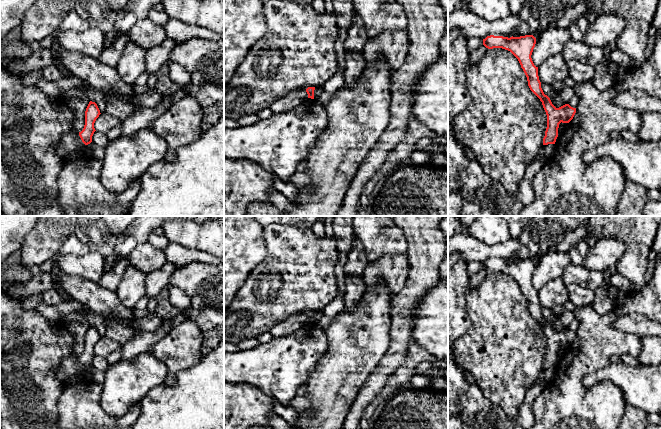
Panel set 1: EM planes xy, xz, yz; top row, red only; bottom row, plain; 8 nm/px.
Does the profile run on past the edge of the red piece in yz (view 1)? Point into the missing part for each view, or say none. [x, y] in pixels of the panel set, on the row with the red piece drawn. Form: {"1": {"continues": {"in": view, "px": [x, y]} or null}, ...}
{"1": {"continues": null}}

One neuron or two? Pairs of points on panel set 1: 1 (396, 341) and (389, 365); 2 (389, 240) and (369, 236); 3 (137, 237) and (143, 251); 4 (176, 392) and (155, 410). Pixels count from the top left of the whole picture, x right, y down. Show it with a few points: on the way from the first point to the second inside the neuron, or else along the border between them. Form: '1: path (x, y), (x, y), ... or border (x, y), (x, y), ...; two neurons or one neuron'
1: path (396, 347), (396, 354), (393, 359); one neuron
2: path (384, 238), (374, 236); one neuron
3: border (147, 240), (139, 243), (125, 258); two neurons
4: path (171, 397), (160, 408); one neuron

